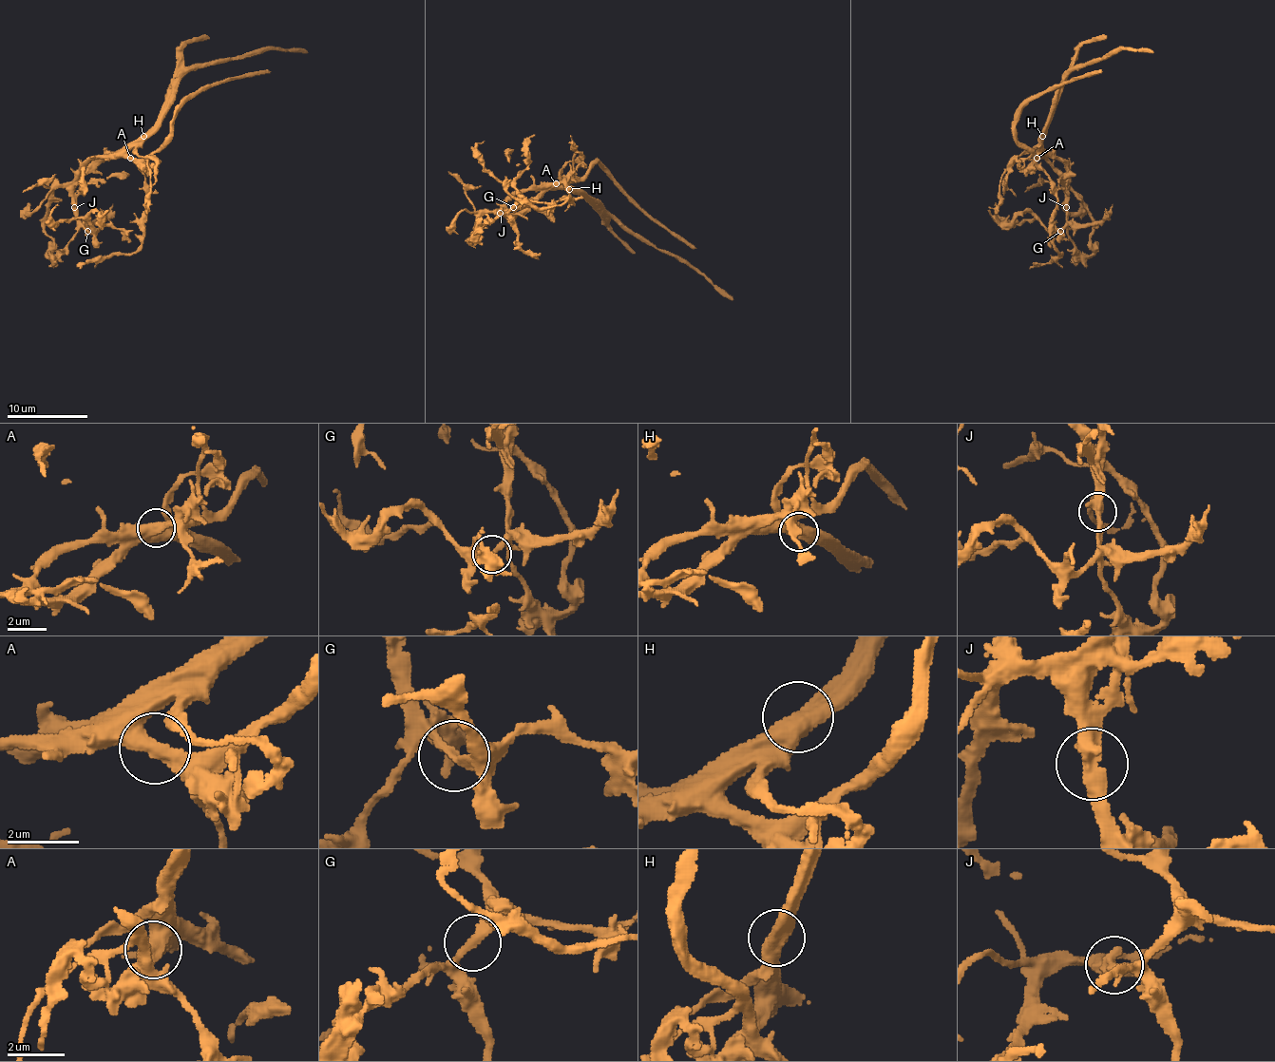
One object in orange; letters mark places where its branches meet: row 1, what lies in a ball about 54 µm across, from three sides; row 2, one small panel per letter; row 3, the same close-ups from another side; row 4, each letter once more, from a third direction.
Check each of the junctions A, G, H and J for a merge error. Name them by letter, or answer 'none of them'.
A, H

